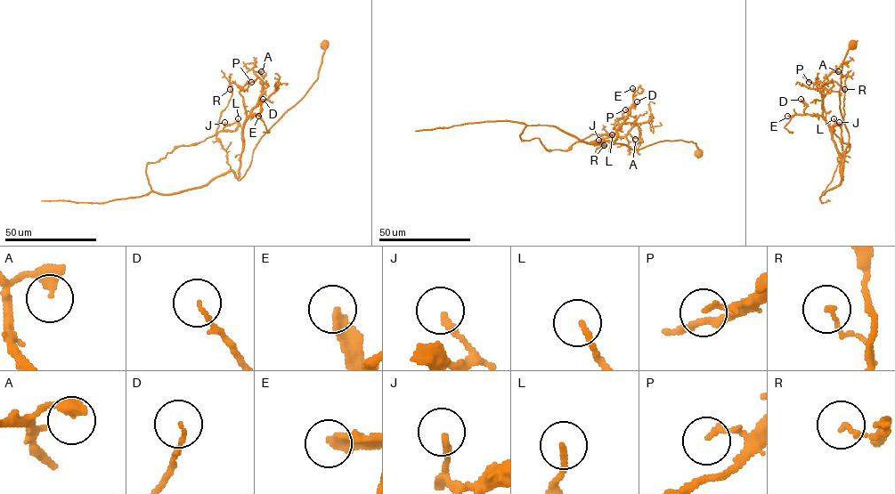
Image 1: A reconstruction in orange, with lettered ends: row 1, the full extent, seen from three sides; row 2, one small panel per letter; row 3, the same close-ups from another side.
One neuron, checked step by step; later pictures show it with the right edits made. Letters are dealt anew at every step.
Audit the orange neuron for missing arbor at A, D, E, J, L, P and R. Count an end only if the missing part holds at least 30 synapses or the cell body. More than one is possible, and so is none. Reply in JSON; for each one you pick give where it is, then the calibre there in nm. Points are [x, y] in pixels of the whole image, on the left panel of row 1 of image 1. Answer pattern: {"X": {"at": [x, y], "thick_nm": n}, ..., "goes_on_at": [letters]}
{"E": {"at": [258, 116], "thick_nm": 320}, "goes_on_at": ["E"]}

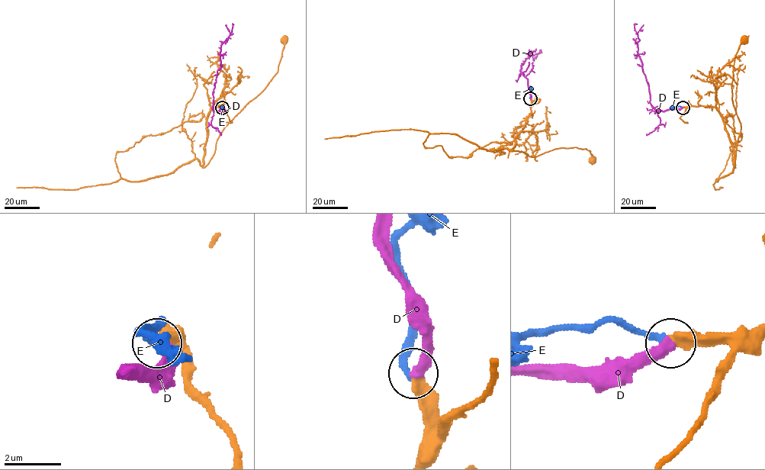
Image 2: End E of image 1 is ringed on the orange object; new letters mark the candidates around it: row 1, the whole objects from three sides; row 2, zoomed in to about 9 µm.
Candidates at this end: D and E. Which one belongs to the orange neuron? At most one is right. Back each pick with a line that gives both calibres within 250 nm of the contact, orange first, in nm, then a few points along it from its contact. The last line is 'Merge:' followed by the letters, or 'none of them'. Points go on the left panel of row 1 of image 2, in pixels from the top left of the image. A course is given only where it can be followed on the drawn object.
D: calibres 400 and 400 nm; course (223, 107), (219, 111), (213, 109), (213, 91), (220, 65), (221, 44), (229, 35), (233, 24)
Merge: D

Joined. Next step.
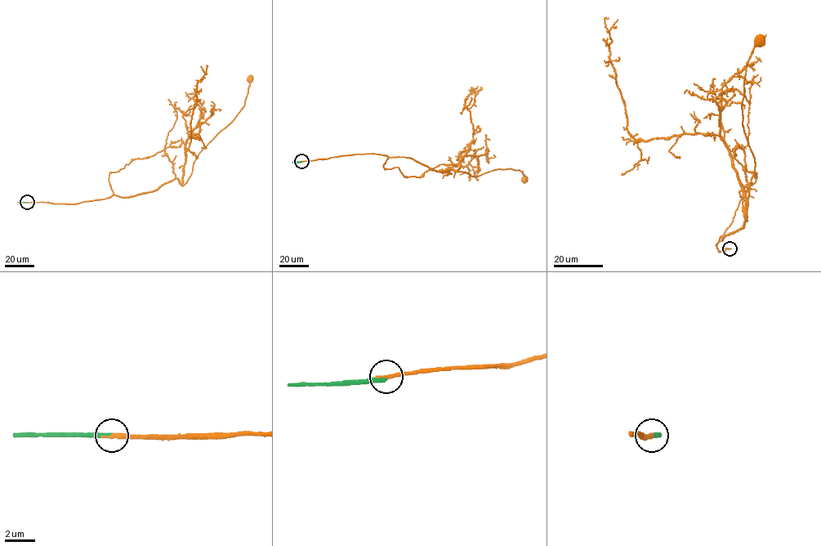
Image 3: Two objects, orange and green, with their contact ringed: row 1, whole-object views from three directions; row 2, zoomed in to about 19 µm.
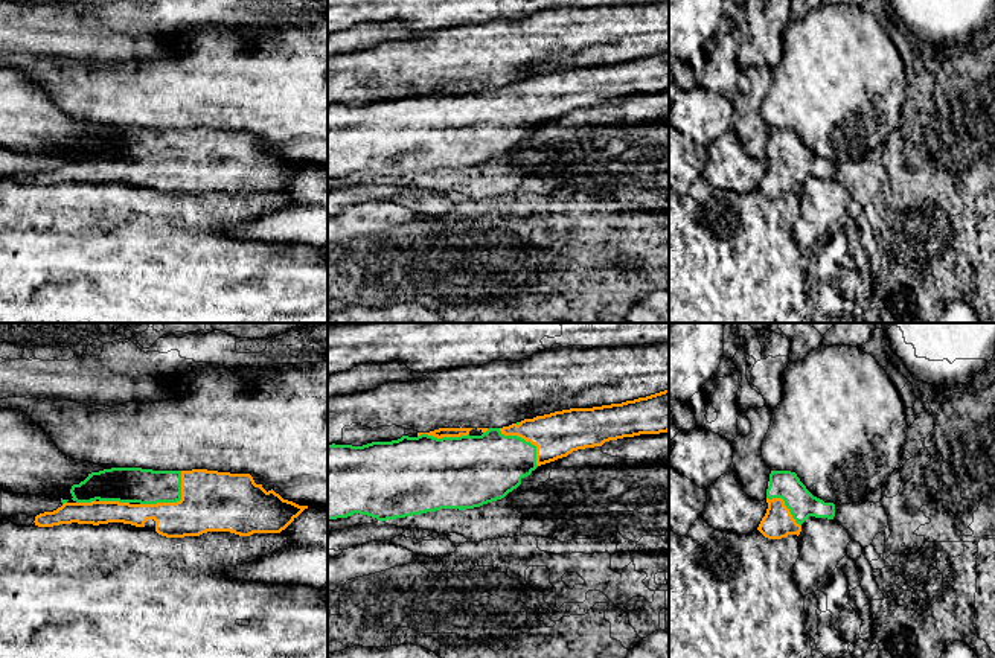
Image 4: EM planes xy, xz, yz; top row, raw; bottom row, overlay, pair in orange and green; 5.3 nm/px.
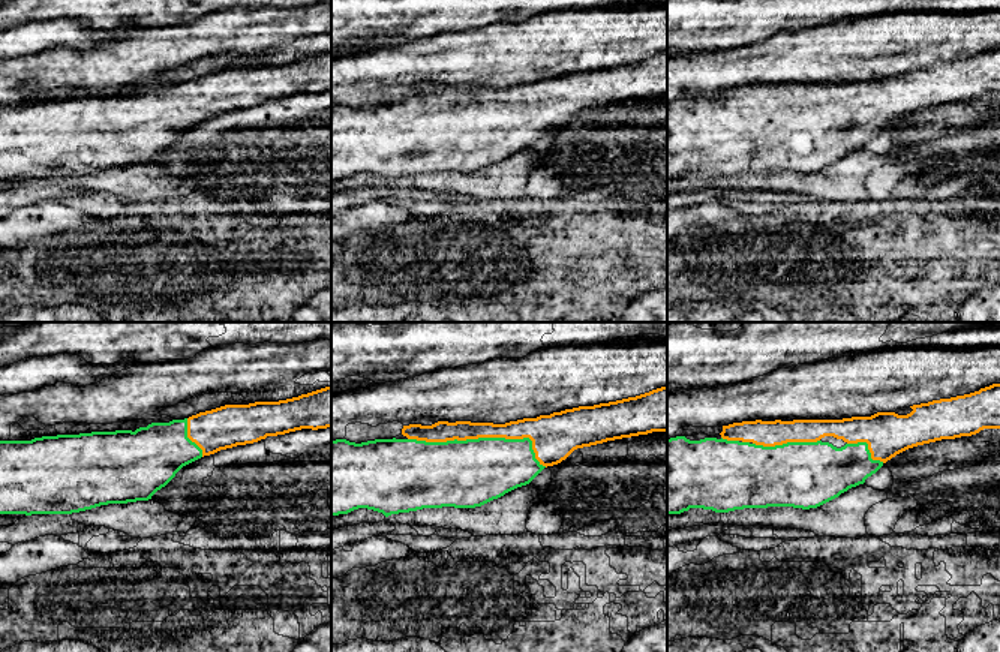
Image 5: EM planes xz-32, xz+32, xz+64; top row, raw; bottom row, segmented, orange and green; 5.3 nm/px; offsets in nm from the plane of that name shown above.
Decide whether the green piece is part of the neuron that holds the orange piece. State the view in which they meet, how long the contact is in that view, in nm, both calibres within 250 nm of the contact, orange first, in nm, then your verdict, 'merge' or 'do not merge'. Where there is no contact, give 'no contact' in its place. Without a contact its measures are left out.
xy | 280 nm | 320/190 nm | merge

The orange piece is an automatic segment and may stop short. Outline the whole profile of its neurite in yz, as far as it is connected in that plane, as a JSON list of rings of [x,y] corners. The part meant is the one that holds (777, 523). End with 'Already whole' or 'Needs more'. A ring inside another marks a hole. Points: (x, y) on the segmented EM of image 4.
[[[771,471],[768,489],[766,489],[768,509],[762,518],[757,530],[768,539],[782,539],[788,535],[800,535],[801,524],[809,518],[827,518],[833,519],[835,504],[824,503],[814,497],[806,486],[800,481],[795,472],[791,471]]]. Needs more

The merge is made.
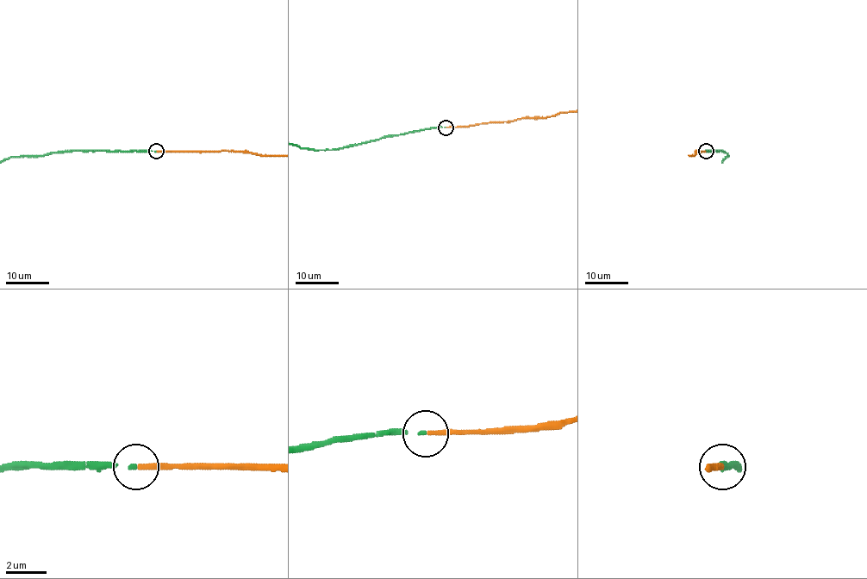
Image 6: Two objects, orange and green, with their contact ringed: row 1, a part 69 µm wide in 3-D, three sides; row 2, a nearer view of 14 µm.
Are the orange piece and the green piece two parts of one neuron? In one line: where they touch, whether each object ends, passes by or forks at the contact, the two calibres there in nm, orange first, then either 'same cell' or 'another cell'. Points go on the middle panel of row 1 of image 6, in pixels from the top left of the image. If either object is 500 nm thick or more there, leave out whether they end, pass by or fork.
place (445, 127); orange ends; green ends; calibres 240 and 120 nm; same cell

